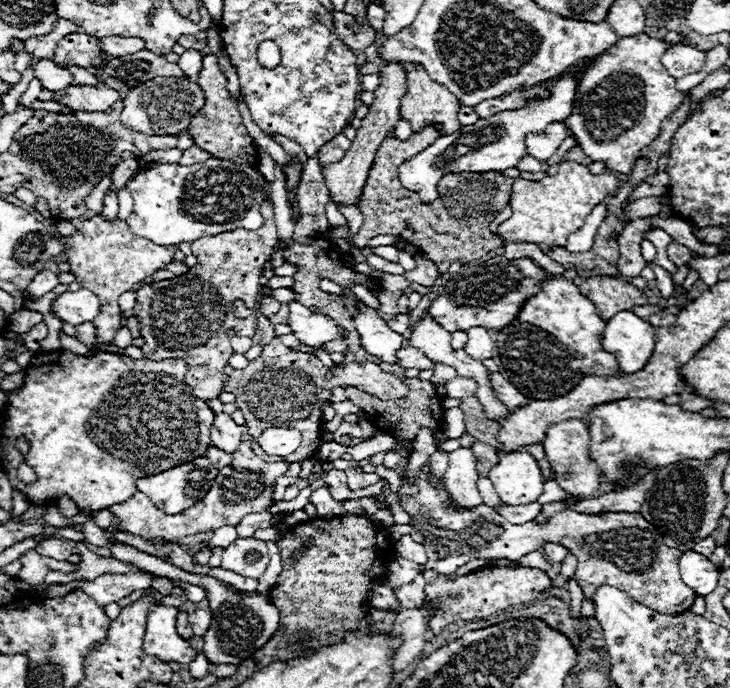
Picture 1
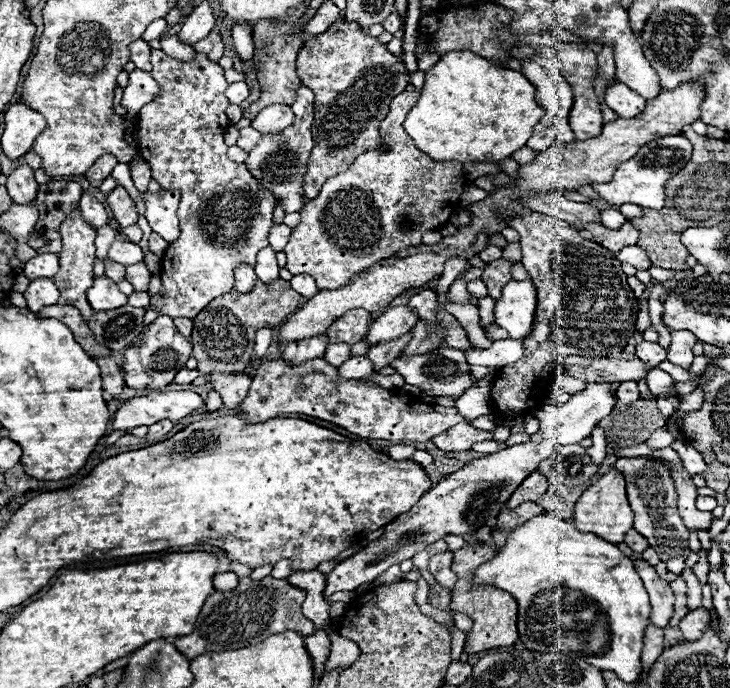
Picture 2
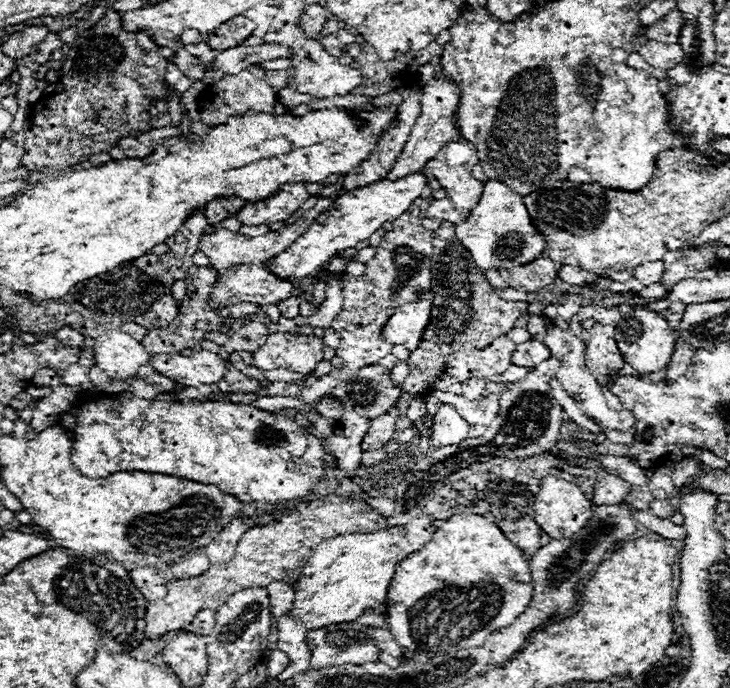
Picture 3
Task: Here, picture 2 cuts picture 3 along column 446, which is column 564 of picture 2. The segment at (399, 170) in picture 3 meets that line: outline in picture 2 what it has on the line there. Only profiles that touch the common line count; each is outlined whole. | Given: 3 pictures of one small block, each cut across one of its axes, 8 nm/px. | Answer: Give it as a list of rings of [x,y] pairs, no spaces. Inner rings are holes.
[[[536,54],[534,58],[528,60],[520,60],[522,62],[522,72],[524,76],[536,86],[536,100],[538,104],[546,110],[544,118],[534,126],[534,132],[528,140],[528,148],[532,148],[534,152],[540,152],[544,148],[550,148],[554,142],[572,142],[574,140],[574,132],[568,126],[568,106],[572,106],[572,92],[570,92],[570,84],[566,82],[566,78],[558,72],[558,68],[554,66],[552,60],[542,58],[540,54]]]

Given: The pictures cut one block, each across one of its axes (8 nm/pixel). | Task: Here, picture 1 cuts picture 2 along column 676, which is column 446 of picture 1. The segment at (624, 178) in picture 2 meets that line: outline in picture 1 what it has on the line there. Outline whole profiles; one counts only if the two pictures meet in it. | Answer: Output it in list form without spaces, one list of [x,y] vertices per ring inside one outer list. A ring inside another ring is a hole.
[[[580,60],[574,64],[574,68],[568,68],[562,78],[554,80],[550,84],[550,96],[548,98],[534,98],[528,100],[524,108],[518,110],[504,110],[498,112],[486,120],[478,120],[472,126],[462,126],[458,132],[440,136],[430,148],[420,152],[418,156],[406,160],[400,168],[400,180],[406,184],[406,188],[418,192],[422,200],[432,202],[438,198],[436,184],[440,176],[446,172],[502,172],[506,168],[516,168],[518,162],[528,154],[526,148],[526,136],[528,134],[542,134],[548,124],[552,122],[564,122],[572,114],[574,98],[578,82],[574,78],[574,72],[586,66],[592,60]]]

